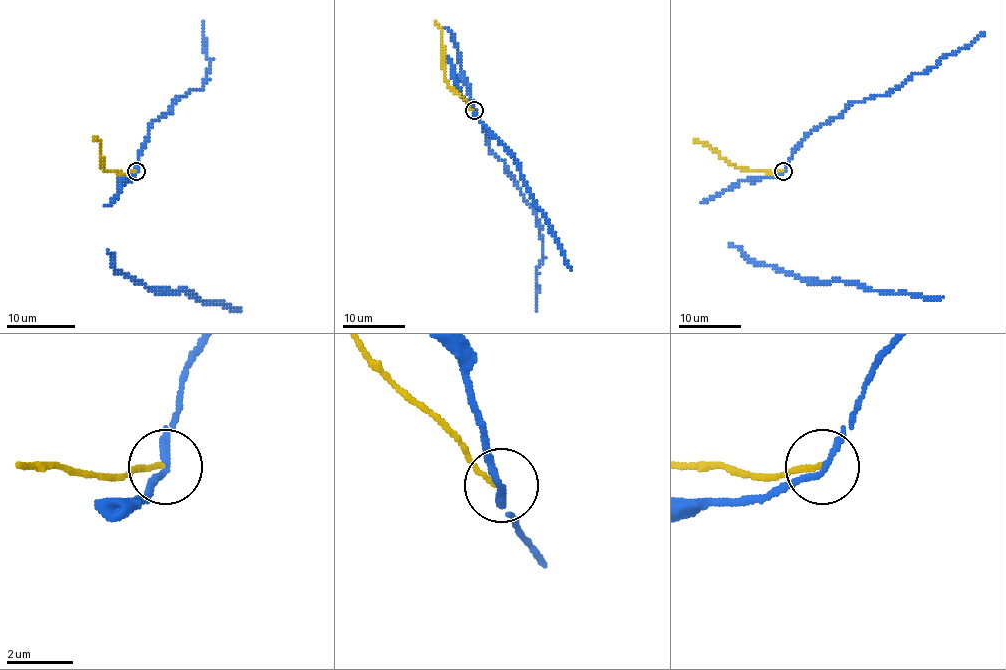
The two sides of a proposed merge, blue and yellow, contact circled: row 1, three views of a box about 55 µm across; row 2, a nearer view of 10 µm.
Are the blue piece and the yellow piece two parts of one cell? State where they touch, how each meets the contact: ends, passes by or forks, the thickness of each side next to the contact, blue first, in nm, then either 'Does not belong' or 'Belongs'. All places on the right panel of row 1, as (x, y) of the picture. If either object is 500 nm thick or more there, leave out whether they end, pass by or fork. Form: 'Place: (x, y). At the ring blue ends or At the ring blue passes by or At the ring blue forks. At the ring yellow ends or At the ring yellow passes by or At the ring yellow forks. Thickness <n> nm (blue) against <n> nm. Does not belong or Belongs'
Place: (783, 171). At the ring blue passes by. At the ring yellow ends. Thickness 180 nm (blue) against 130 nm. Does not belong

